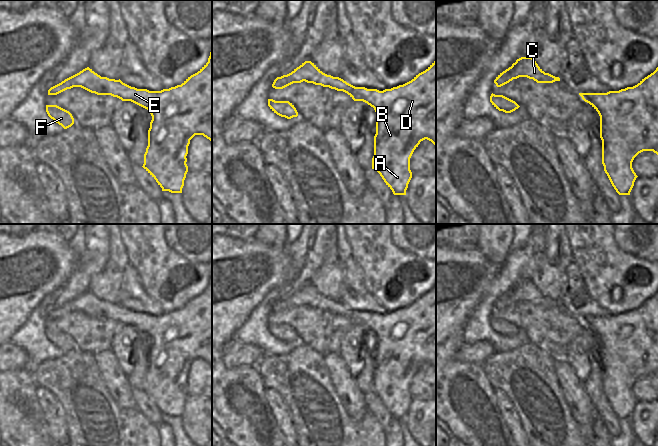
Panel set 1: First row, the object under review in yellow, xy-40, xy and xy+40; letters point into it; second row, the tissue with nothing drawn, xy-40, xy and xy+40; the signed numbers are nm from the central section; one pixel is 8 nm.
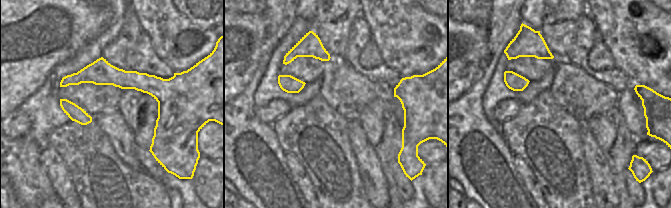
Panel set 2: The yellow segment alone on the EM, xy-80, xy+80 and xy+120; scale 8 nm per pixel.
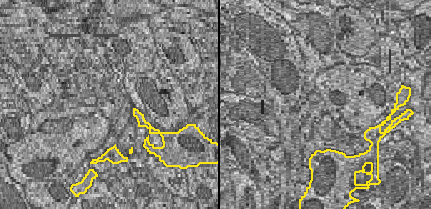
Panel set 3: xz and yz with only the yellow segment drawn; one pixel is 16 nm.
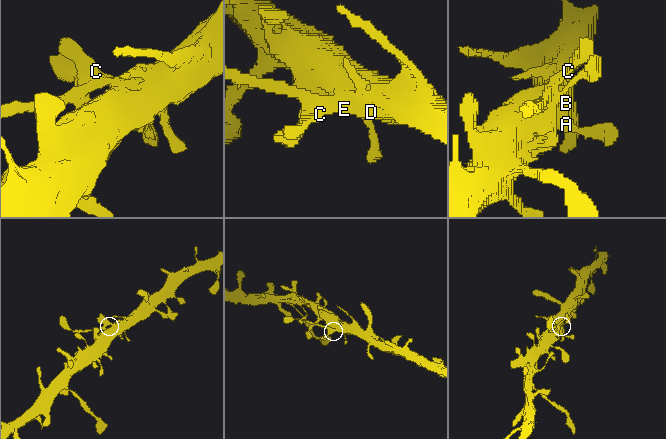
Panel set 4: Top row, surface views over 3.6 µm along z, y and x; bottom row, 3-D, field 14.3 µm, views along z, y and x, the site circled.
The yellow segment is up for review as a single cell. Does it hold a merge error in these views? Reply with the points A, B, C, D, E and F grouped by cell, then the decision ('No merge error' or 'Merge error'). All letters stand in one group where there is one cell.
Groups: A B C D E F. No merge error

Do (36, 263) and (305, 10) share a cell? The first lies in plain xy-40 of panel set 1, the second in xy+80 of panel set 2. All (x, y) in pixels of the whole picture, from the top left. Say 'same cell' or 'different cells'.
different cells

